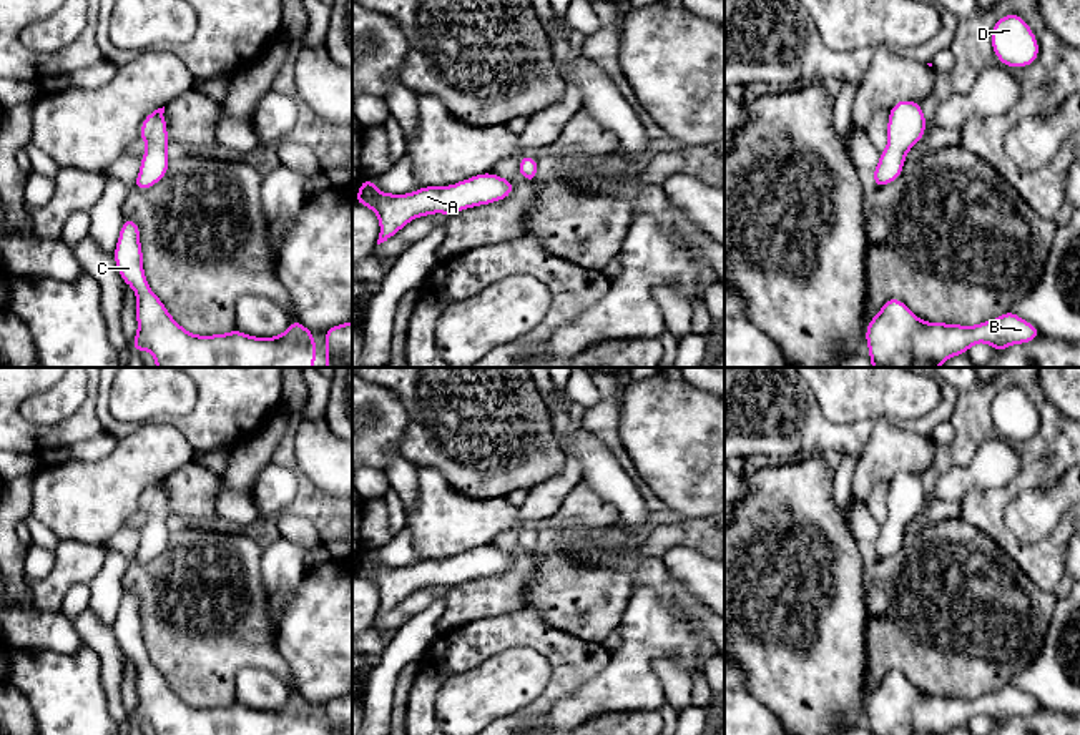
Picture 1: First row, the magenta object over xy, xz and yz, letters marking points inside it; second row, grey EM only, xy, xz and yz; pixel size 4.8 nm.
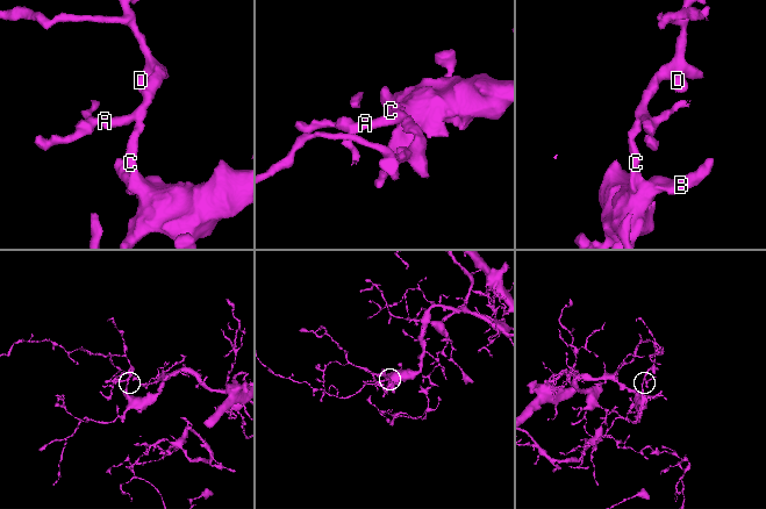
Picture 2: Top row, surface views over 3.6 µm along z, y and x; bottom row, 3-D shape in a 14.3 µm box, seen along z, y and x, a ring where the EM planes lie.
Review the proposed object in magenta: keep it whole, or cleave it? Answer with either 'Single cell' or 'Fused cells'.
Single cell

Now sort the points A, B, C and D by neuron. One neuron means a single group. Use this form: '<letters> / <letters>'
A B C D

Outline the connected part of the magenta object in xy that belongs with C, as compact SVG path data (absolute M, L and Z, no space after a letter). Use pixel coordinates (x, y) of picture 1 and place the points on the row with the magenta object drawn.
M131 218L123 220L113 258L121 279L136 293L138 333L131 348L138 353L148 349L156 368L314 366L314 334L296 319L276 338L254 338L238 329L198 336L181 328L148 286L140 228Z

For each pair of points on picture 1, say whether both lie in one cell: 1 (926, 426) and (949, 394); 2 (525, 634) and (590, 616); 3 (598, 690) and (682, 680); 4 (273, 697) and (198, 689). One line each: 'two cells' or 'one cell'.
1: one cell
2: two cells
3: two cells
4: two cells

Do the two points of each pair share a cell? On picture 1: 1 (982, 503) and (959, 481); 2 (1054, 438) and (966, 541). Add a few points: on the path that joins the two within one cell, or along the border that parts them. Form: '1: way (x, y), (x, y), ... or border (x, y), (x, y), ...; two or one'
1: border (1007, 483), (999, 488), (972, 488), (959, 501); two
2: border (961, 517), (984, 531), (1006, 554); two

